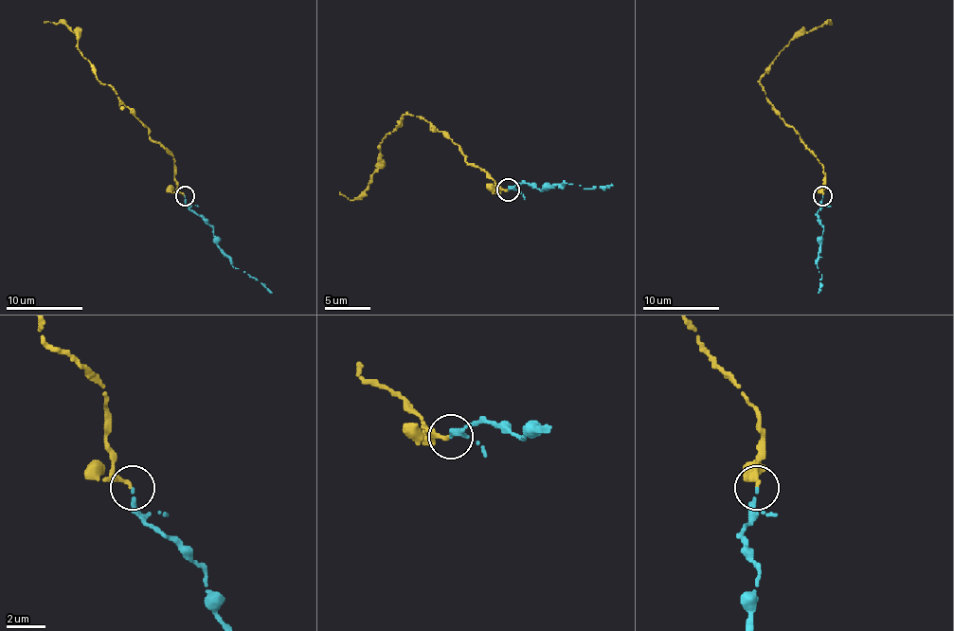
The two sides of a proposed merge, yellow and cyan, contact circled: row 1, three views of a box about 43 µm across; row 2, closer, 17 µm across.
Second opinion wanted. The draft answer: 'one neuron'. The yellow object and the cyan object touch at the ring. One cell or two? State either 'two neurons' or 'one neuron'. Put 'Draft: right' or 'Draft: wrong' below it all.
one neuron
Draft: right

